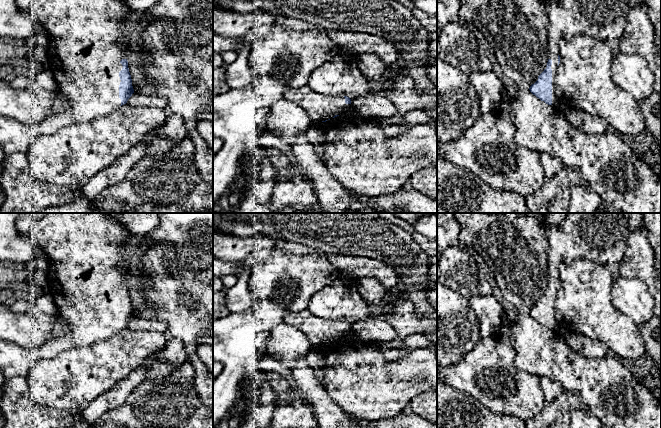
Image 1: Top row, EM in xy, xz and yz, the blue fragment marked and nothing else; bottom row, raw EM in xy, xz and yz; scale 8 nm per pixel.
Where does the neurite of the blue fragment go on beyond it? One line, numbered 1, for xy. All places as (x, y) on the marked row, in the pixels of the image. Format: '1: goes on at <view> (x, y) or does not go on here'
1: goes on at xy (87, 38)

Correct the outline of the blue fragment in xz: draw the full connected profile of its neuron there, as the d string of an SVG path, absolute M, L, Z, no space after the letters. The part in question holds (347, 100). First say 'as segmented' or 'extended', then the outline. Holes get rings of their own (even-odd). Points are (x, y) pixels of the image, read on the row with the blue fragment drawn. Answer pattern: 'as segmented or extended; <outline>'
extended; M307 85L291 88L283 99L302 107L312 121L326 122L350 110L351 99L347 96L328 96L314 92Z

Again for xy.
extended; M36 0L30 12L49 35L47 66L57 82L57 91L63 94L69 107L39 124L28 124L0 115L0 145L6 155L28 152L32 141L38 136L53 135L69 125L106 116L127 103L134 93L126 59L131 11L121 0Z

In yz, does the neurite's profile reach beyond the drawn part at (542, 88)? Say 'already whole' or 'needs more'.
needs more

